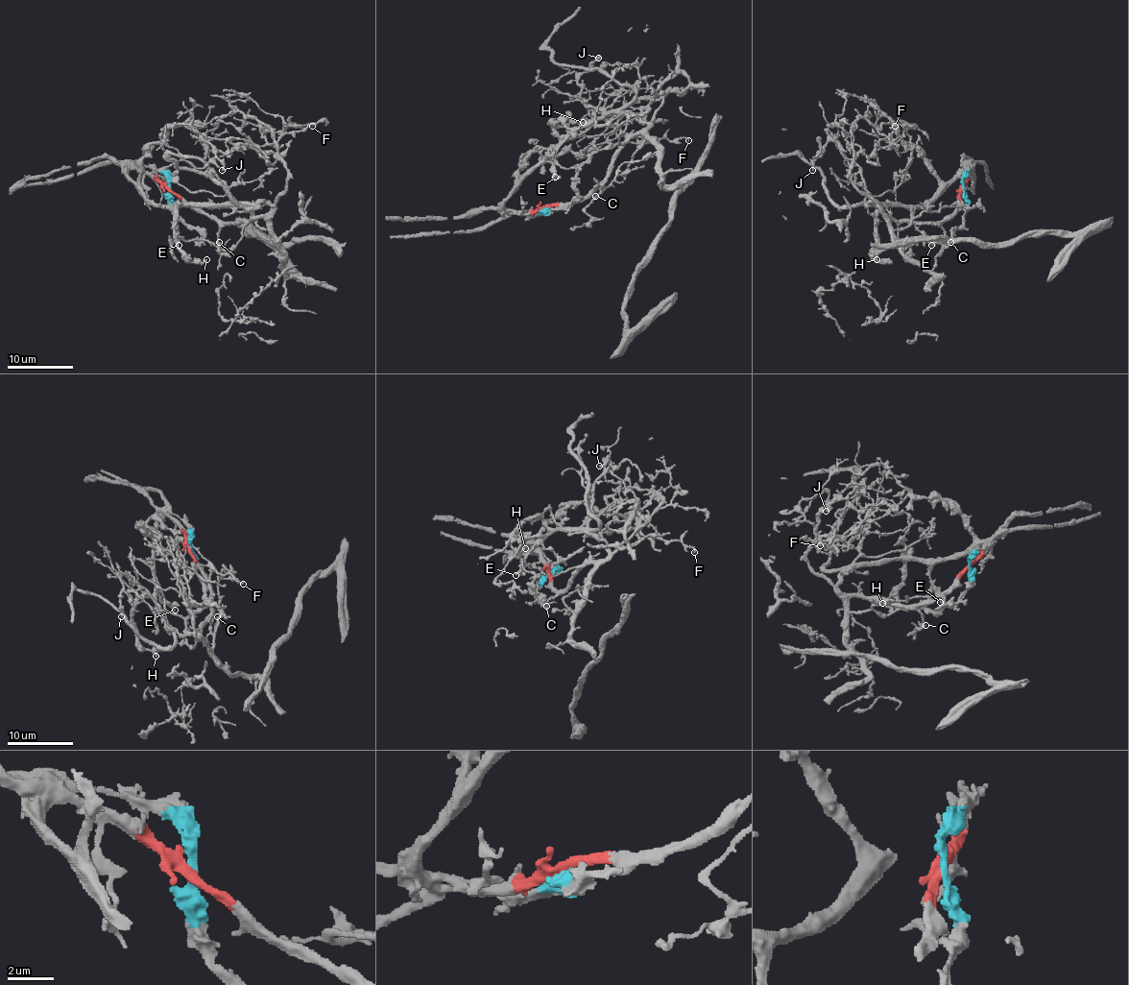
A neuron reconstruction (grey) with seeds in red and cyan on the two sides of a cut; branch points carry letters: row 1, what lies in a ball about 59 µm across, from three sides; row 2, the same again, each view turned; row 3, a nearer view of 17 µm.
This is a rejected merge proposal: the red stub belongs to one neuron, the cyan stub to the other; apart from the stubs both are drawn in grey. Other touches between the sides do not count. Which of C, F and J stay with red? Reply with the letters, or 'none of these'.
C, F, J

